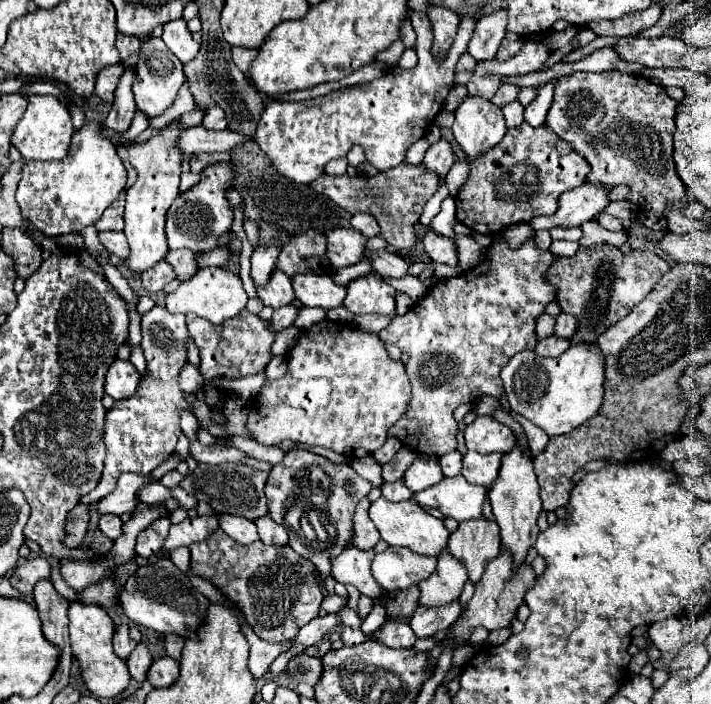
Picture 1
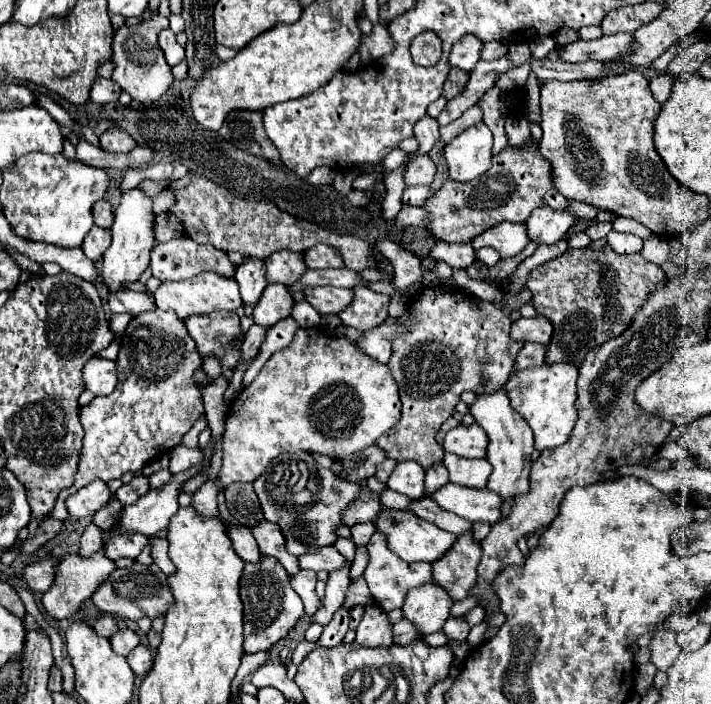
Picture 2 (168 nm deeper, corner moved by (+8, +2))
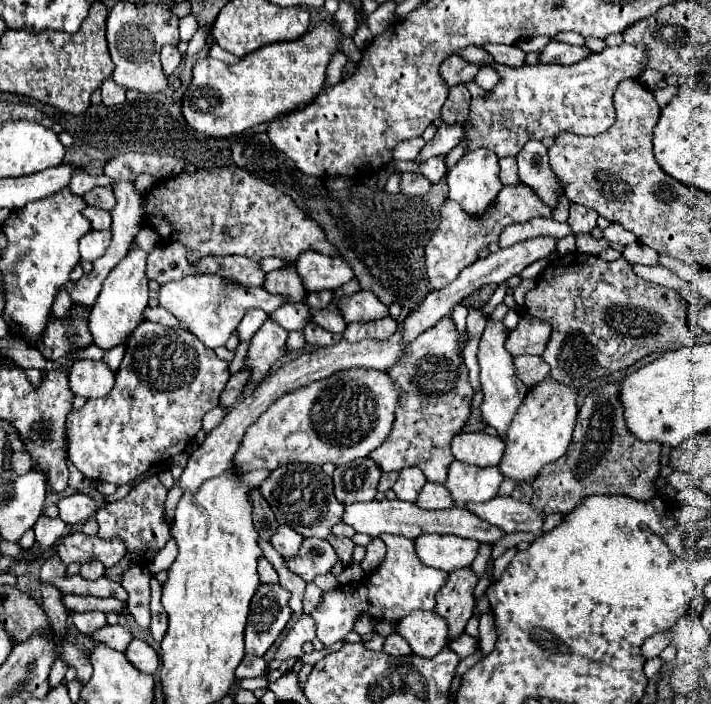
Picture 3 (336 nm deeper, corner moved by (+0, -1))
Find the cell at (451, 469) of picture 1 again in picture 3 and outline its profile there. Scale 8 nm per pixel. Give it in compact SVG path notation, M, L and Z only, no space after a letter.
M427 482L419 492L415 504L425 510L447 510L447 508L453 508L453 498L443 484Z

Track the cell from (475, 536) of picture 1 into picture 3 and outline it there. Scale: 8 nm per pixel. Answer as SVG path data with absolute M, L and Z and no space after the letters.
M471 568L457 570L449 574L447 584L437 592L435 614L439 614L449 628L449 640L463 634L467 620L473 616L475 596L473 590L477 586L477 576Z

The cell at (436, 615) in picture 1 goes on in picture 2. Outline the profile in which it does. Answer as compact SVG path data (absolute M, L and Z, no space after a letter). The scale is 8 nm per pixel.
M399 621L393 625L393 637L395 637L395 643L397 645L409 645L413 641L419 641L421 635L417 635L417 629L413 629L413 623L411 621Z

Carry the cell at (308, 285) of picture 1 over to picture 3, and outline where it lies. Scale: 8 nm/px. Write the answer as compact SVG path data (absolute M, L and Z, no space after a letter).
M357 292L339 300L339 310L347 322L373 322L389 314L389 308L371 292Z

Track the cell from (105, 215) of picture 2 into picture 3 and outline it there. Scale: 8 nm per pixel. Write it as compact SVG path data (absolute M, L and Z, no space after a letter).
M87 206L85 208L85 218L91 222L93 230L109 230L111 228L111 214L107 210Z

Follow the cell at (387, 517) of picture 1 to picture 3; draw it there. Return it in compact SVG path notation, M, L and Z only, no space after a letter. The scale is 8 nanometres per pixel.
M423 534L415 540L415 552L423 564L455 572L469 568L479 552L481 542L469 538L457 538L453 534Z

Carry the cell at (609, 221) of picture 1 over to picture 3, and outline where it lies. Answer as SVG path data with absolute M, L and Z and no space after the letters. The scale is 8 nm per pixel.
M641 242L629 244L629 246L623 250L623 258L625 258L627 262L637 262L637 264L645 264L645 266L655 266L655 264L659 264L659 254L653 252L653 248L641 244Z

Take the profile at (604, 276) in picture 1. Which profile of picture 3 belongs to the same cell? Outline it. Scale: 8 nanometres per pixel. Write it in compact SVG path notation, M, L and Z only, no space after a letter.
M585 254L567 256L557 262L557 272L555 260L551 260L537 276L535 288L525 294L527 314L545 320L551 326L551 338L543 352L543 360L551 366L549 376L553 380L565 386L583 388L591 382L621 374L643 358L695 344L687 326L687 304L679 292L639 278L625 258L615 262L597 260L599 264L589 264L585 258Z

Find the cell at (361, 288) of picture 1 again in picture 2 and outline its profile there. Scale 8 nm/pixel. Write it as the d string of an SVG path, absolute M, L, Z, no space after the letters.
M355 287L353 301L339 313L339 319L355 329L367 331L381 325L387 317L389 297L371 291L369 287Z

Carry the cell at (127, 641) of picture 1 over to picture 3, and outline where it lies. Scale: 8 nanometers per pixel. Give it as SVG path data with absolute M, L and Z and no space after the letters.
M75 612L71 614L73 618L73 624L75 628L81 632L81 634L93 634L93 630L105 626L105 614L103 612Z

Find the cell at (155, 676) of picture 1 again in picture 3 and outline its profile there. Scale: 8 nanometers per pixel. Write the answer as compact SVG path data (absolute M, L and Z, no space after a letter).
M133 638L131 642L129 642L129 646L125 648L125 658L137 668L137 670L141 670L141 672L145 672L145 674L155 674L155 670L157 670L157 666L159 666L159 656L157 656L157 652L149 646L149 644L145 644L143 640L137 640L137 638Z

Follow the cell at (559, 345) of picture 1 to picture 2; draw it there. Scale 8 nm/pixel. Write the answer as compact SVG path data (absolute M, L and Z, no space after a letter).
M525 343L523 349L517 353L515 367L517 369L527 369L533 365L541 365L545 361L545 345L541 343Z

